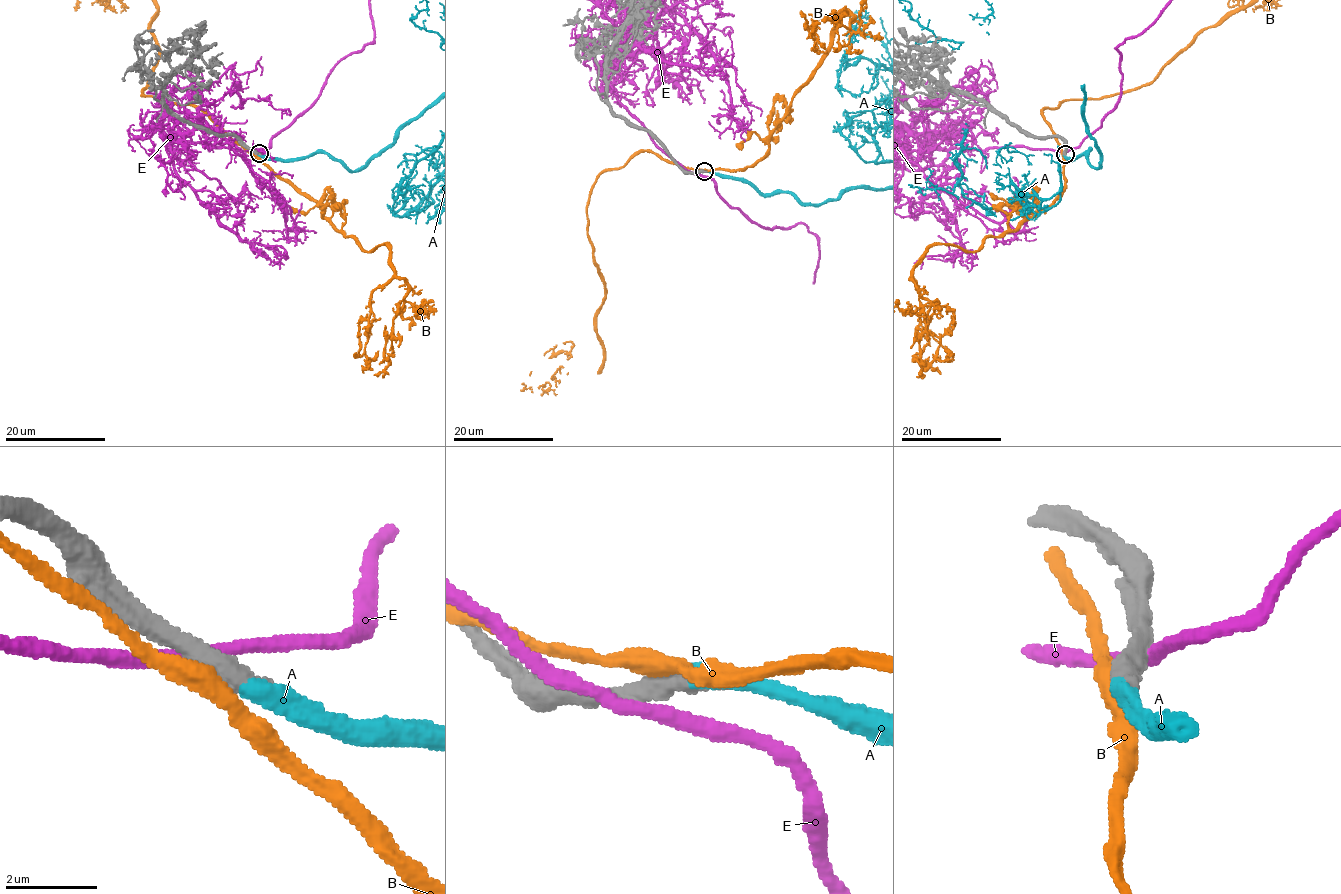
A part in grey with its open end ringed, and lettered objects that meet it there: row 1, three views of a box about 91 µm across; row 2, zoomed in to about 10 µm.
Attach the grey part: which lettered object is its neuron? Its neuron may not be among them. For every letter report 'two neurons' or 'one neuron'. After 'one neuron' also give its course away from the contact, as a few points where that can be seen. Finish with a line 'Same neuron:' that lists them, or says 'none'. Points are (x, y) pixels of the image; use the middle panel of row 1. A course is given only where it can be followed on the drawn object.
A: one neuron
B: two neurons
E: two neurons
Same neuron: A

